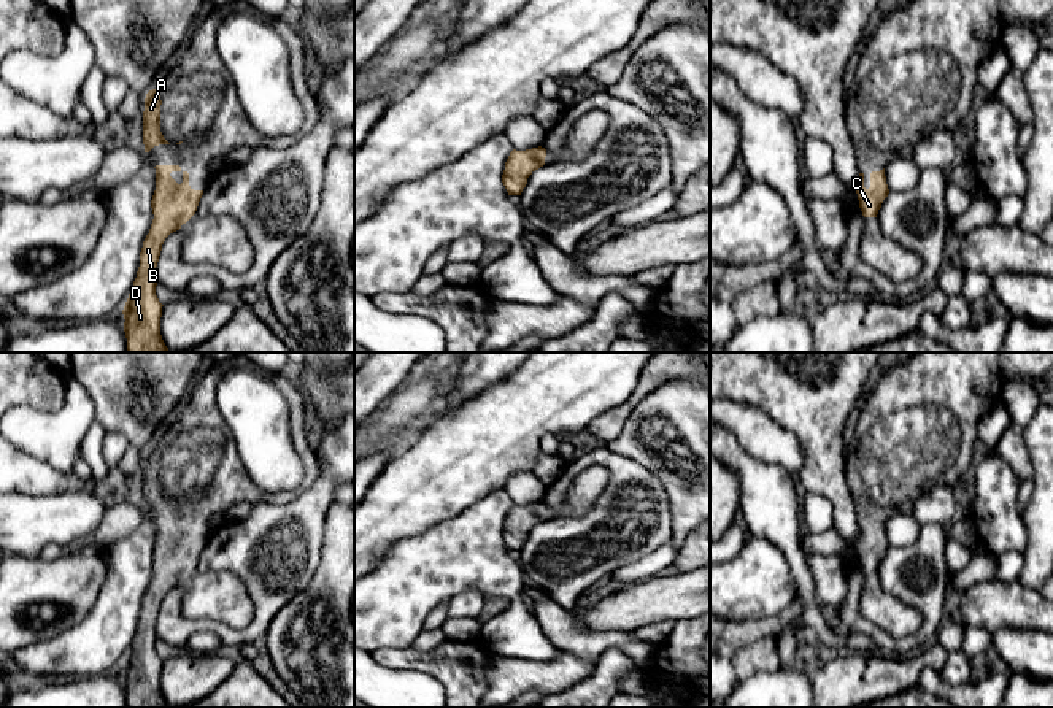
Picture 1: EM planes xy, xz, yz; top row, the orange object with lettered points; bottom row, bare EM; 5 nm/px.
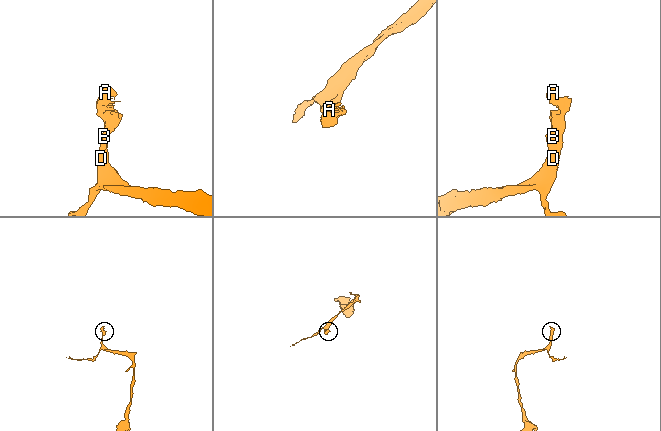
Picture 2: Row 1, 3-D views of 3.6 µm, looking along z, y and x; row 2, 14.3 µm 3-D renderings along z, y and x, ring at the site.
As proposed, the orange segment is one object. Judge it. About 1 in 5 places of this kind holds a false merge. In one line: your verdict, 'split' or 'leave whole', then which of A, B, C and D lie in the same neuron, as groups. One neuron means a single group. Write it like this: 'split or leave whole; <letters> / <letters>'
leave whole; A B C D

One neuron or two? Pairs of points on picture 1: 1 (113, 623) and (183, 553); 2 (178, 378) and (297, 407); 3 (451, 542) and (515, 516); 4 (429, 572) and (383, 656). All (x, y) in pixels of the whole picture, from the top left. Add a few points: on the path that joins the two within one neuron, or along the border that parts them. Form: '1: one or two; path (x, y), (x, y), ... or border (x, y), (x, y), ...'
1: two; border (153, 551), (153, 575), (143, 597), (138, 624)
2: two; border (197, 375), (189, 394), (181, 402)
3: two; border (513, 505), (502, 530), (507, 550)
4: two; border (408, 646), (380, 648), (370, 653)

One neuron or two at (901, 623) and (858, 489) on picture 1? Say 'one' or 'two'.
one

